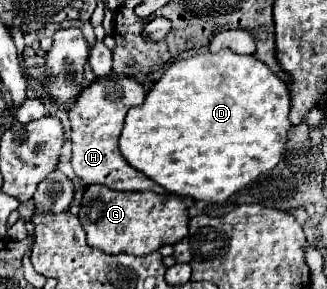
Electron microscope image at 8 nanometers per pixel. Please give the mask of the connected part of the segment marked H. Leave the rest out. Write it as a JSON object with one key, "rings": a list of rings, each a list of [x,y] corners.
{"rings":[[[109,76],[109,78],[97,78],[91,86],[87,86],[73,110],[69,110],[71,120],[71,142],[73,142],[73,170],[77,178],[81,178],[85,184],[103,184],[107,188],[119,190],[119,192],[157,192],[167,194],[161,186],[157,186],[151,178],[129,166],[129,162],[119,152],[119,134],[123,128],[125,114],[129,108],[139,106],[145,100],[143,86],[129,76]]]}

